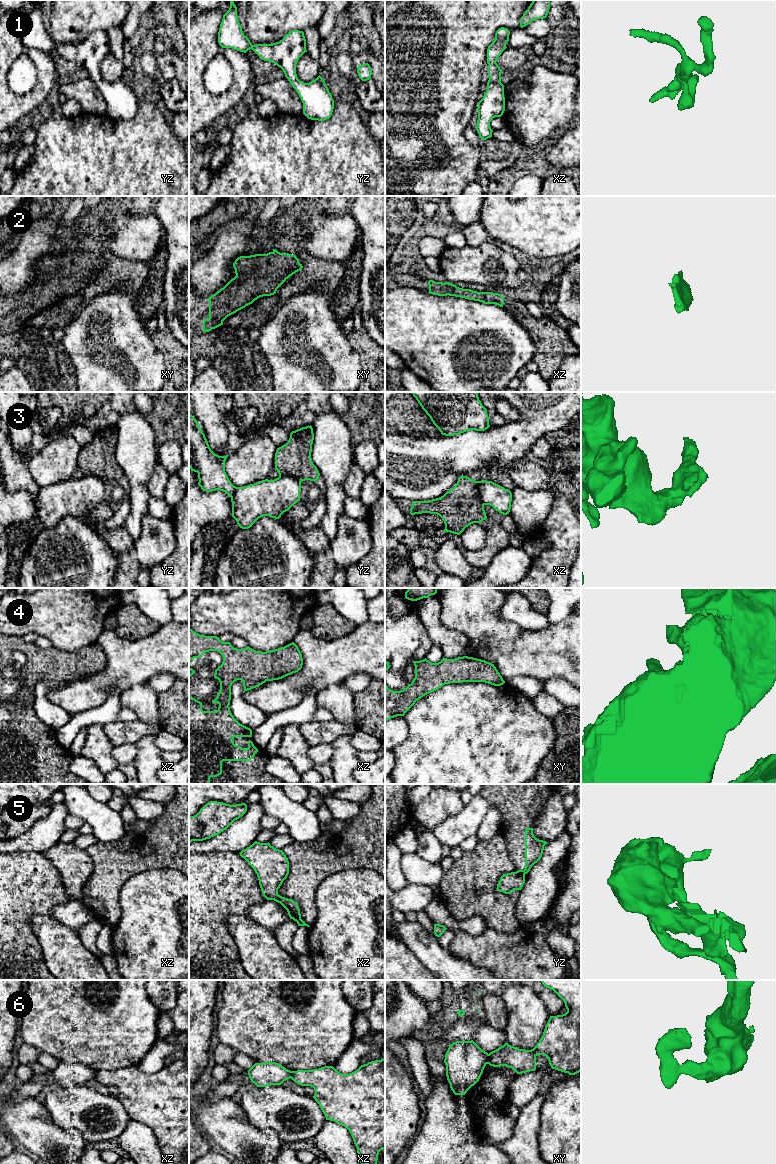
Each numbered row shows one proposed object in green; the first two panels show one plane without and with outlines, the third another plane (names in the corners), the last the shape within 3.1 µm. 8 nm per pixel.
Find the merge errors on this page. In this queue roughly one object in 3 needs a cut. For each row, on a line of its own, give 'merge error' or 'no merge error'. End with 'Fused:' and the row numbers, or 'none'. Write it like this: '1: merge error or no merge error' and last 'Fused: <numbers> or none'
1: no merge error
2: no merge error
3: merge error
4: no merge error
5: merge error
6: merge error
Fused: 3, 5, 6

